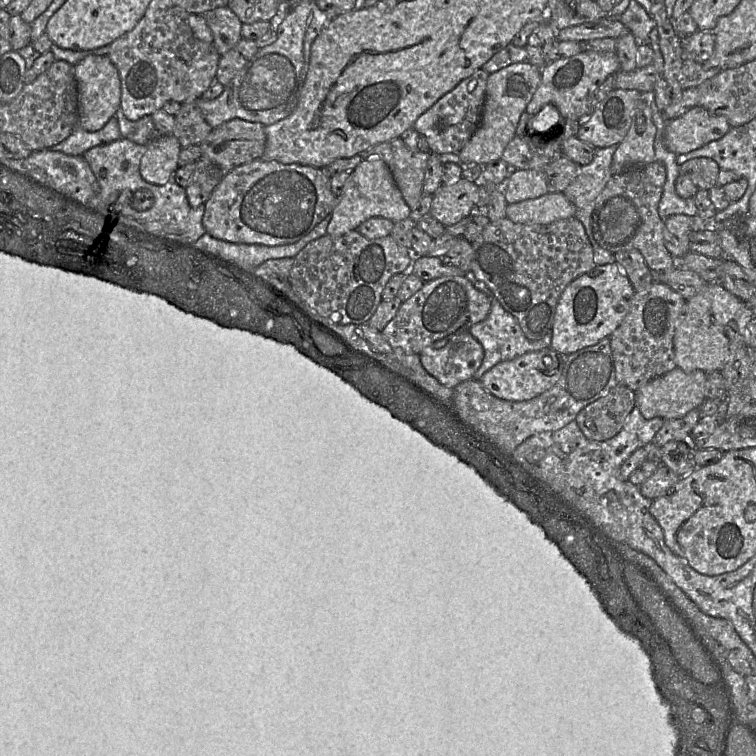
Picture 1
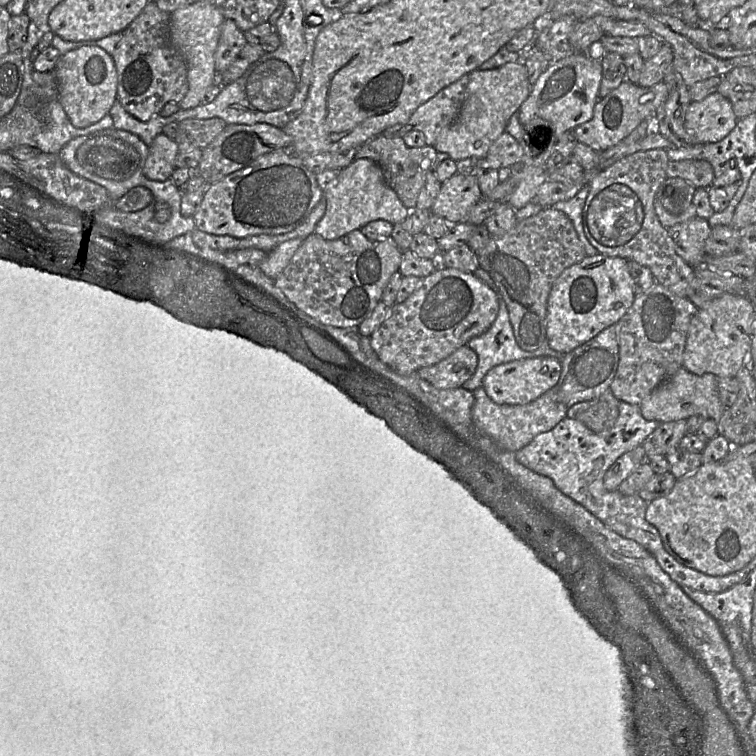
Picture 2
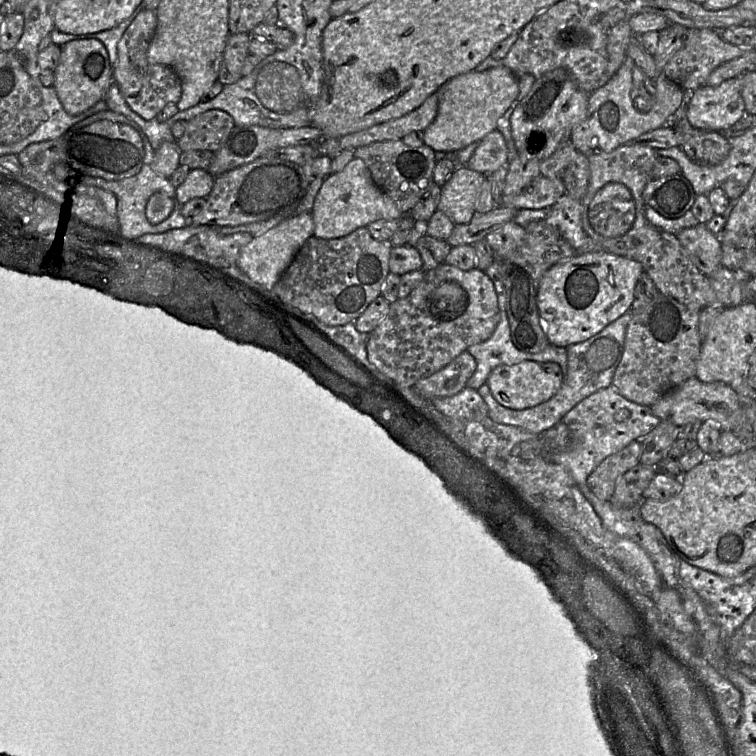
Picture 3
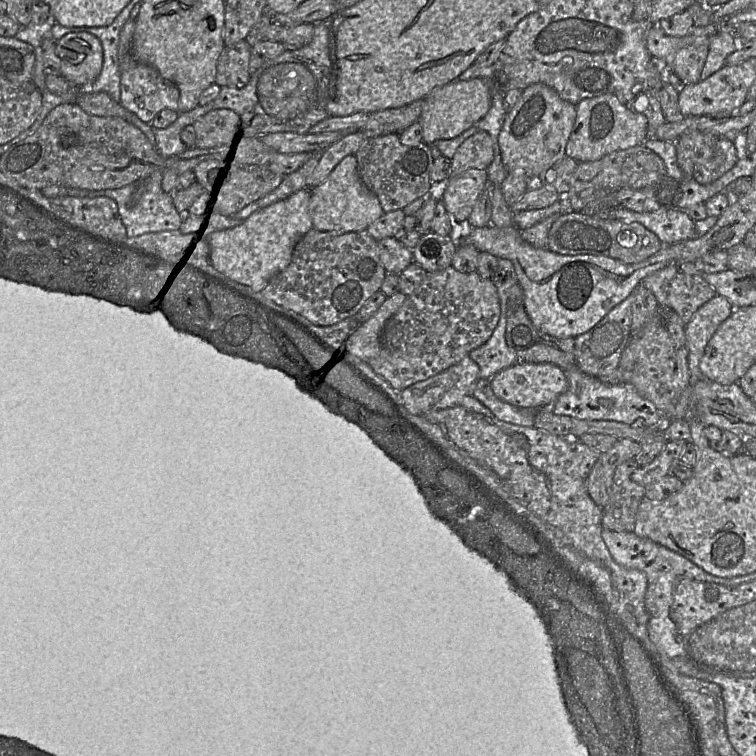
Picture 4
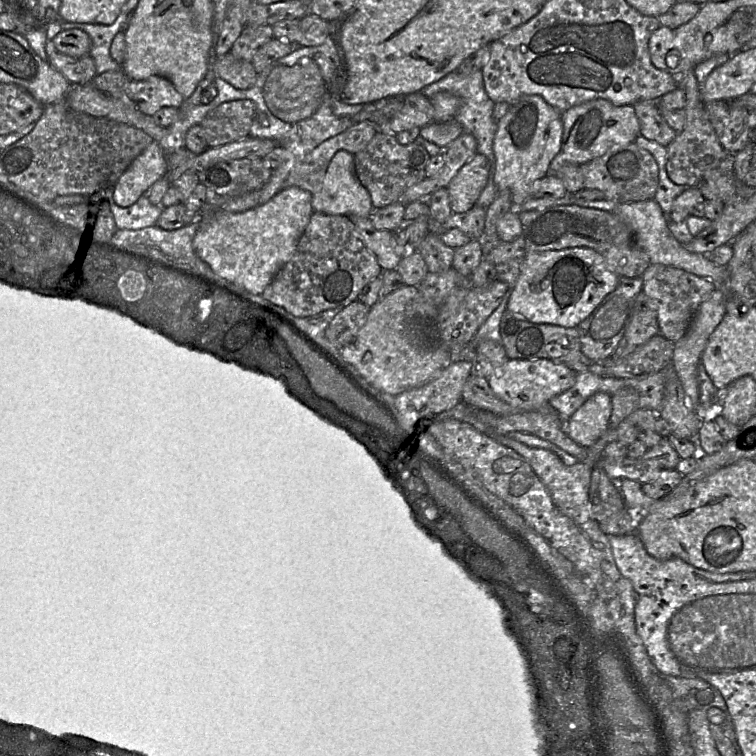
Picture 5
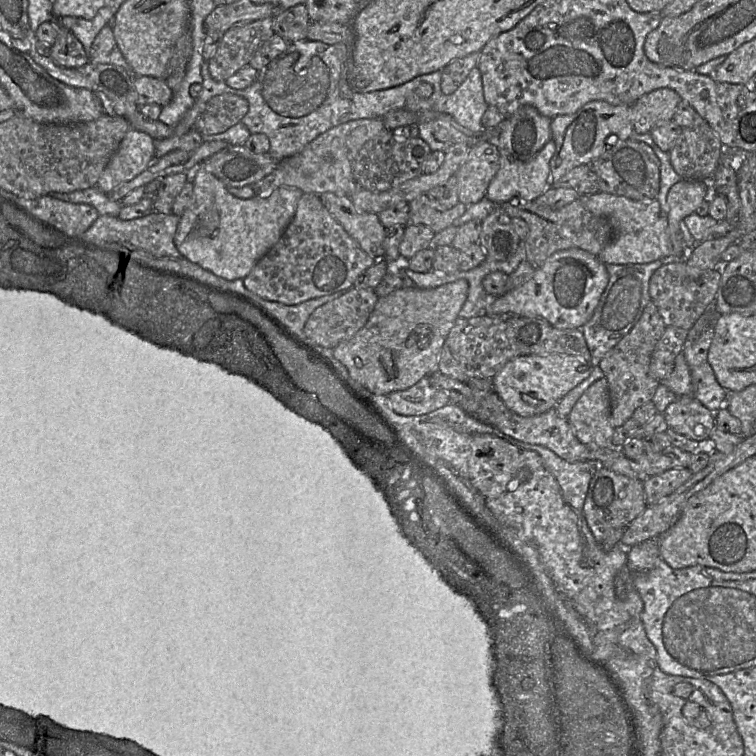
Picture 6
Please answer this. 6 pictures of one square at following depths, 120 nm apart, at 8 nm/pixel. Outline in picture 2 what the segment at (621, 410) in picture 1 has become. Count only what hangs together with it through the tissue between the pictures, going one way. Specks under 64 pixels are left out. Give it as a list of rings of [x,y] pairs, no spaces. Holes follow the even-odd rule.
[[[607,390],[599,397],[587,402],[574,404],[567,412],[567,417],[582,422],[594,433],[611,428],[619,416],[620,401]]]

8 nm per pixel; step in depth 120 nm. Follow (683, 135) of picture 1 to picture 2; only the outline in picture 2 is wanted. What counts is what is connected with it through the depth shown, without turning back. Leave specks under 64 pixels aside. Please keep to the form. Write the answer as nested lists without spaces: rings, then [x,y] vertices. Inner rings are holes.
[[[715,92],[701,101],[691,102],[684,120],[684,127],[692,144],[715,143],[724,139],[736,126],[731,102]]]

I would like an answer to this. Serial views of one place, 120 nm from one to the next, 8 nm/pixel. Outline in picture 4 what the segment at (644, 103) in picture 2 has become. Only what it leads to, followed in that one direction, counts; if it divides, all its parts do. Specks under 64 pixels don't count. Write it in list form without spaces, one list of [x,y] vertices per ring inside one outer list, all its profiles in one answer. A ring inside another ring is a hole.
[[[613,94],[584,99],[576,104],[576,111],[565,155],[577,162],[595,161],[612,152],[642,145],[648,139],[647,118],[622,104]]]

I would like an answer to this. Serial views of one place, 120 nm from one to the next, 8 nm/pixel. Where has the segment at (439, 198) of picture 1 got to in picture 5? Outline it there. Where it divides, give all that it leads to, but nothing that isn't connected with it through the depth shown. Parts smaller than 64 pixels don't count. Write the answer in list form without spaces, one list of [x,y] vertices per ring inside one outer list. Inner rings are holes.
[[[476,153],[454,176],[447,186],[452,213],[467,213],[477,202],[489,178],[490,163],[485,155]]]

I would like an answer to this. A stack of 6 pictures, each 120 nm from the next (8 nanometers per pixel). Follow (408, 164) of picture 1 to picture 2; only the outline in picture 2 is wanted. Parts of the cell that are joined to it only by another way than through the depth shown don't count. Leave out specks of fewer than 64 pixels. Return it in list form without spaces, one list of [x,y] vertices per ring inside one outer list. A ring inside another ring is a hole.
[[[379,135],[354,151],[354,159],[372,159],[382,168],[385,181],[392,188],[401,202],[410,211],[416,208],[419,193],[426,182],[427,175],[434,171],[438,165],[437,151],[433,146],[411,148],[402,137],[385,137]]]

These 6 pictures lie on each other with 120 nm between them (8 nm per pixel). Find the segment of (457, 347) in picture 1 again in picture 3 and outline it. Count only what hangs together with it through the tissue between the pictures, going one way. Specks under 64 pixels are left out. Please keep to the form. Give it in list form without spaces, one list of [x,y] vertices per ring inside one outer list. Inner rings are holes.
[[[464,350],[442,369],[418,380],[413,388],[424,397],[449,397],[466,387],[476,368],[476,359]]]

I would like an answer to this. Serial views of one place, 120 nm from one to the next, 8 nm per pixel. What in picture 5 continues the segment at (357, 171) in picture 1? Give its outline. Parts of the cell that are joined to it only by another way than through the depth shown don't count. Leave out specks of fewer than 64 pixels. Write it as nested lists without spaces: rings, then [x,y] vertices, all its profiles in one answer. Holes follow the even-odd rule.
[[[338,151],[331,159],[320,189],[311,194],[313,212],[368,218],[374,206],[355,175],[354,154]]]

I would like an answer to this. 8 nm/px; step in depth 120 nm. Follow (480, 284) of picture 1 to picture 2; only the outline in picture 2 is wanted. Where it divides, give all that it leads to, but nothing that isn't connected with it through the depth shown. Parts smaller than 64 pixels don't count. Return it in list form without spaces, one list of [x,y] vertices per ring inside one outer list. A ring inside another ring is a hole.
[[[478,267],[477,270],[473,272],[477,278],[483,281],[493,292],[496,294],[496,298],[499,305],[499,310],[496,319],[492,323],[492,325],[481,335],[471,338],[465,345],[469,346],[473,349],[478,355],[478,364],[475,372],[467,381],[465,381],[462,385],[467,390],[473,391],[476,388],[483,385],[483,379],[486,373],[496,365],[507,363],[514,360],[527,359],[527,358],[535,358],[535,357],[554,357],[558,360],[563,358],[562,353],[553,350],[547,341],[534,351],[525,351],[519,347],[516,342],[513,327],[510,322],[509,312],[504,302],[504,299],[501,295],[500,290],[495,284],[492,277],[489,273],[481,267]]]

